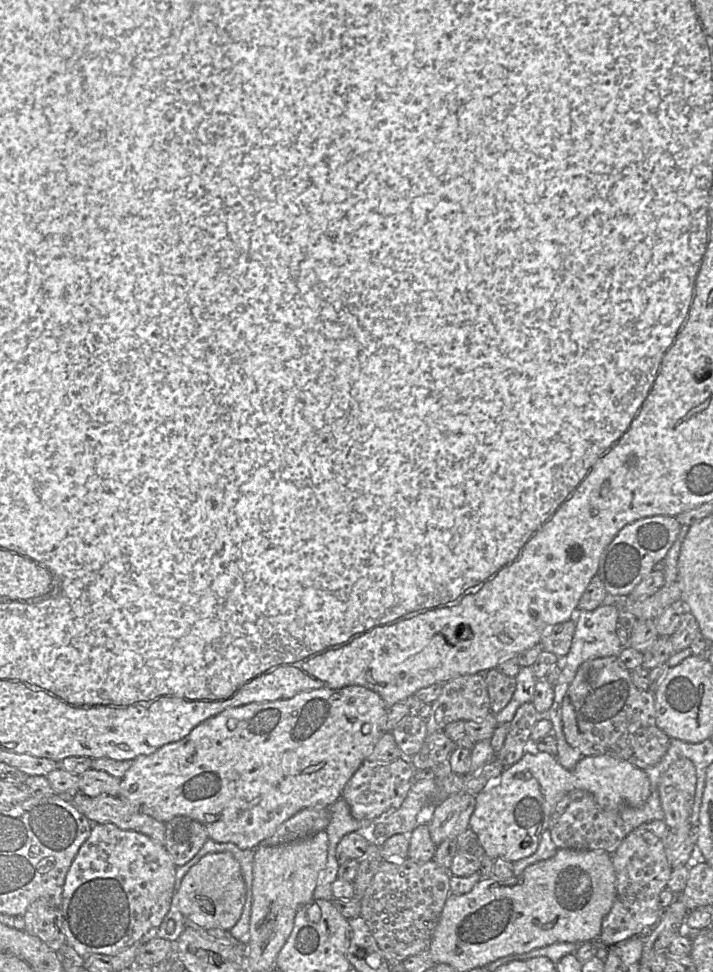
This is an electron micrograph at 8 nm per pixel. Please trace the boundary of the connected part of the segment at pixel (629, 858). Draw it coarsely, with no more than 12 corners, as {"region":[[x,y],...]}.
{"region":[[664,820],[644,823],[611,854],[616,898],[602,947],[644,935],[665,909],[672,868]]}

